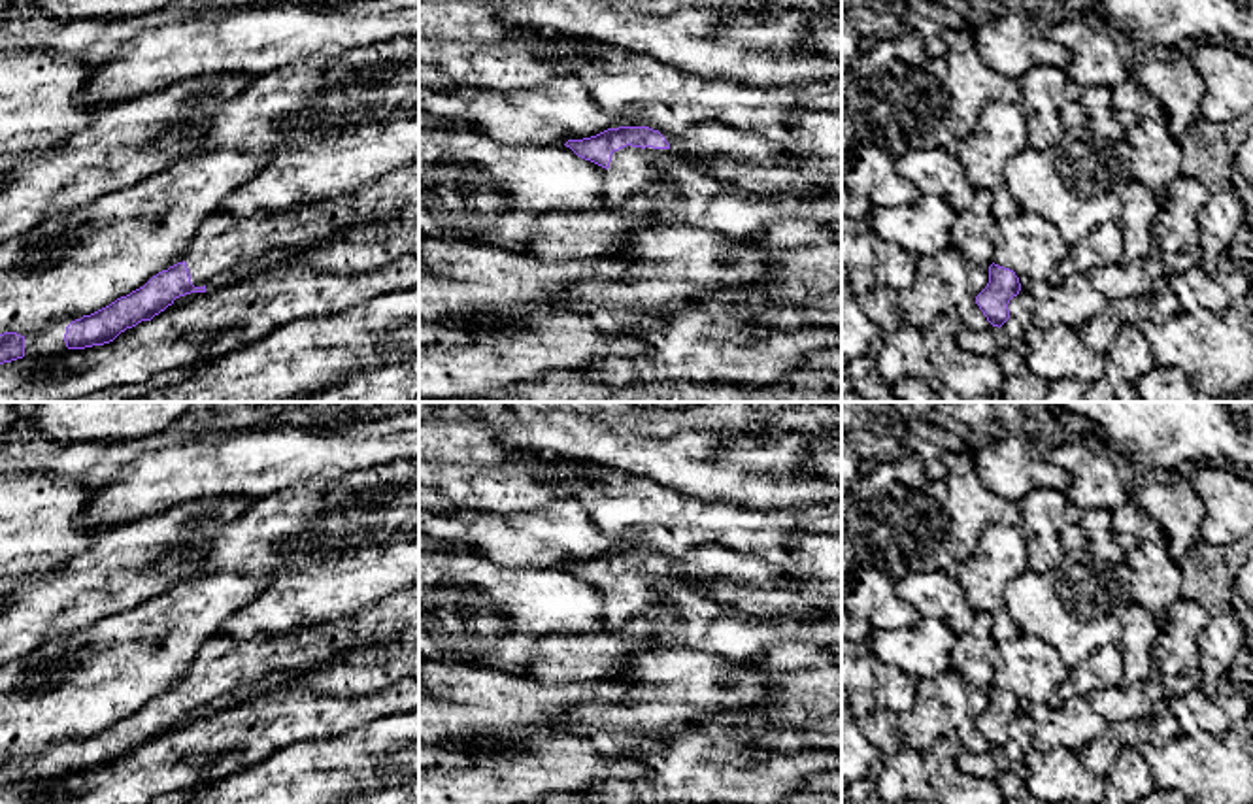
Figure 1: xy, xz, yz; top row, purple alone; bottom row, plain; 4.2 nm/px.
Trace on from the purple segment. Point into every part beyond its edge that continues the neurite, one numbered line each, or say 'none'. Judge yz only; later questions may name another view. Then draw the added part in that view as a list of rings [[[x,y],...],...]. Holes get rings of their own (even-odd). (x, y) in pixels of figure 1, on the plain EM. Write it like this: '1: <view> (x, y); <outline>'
1: yz (1031, 669); [[[1019,632],[996,642],[994,687],[1010,691],[1017,700],[1057,702],[1068,681],[1068,666],[1059,651],[1038,636]]]

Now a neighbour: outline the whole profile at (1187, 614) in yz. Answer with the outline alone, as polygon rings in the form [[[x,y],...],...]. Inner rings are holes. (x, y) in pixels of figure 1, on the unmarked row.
[[[1179,598],[1168,608],[1168,621],[1153,644],[1153,668],[1172,696],[1187,696],[1202,685],[1198,636],[1208,621],[1195,600]]]

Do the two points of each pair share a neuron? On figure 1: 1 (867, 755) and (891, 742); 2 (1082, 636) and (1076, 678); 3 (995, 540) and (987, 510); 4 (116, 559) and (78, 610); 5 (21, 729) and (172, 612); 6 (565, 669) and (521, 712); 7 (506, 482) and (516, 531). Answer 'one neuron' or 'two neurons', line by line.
1: two neurons
2: two neurons
3: two neurons
4: one neuron
5: one neuron
6: two neurons
7: two neurons

